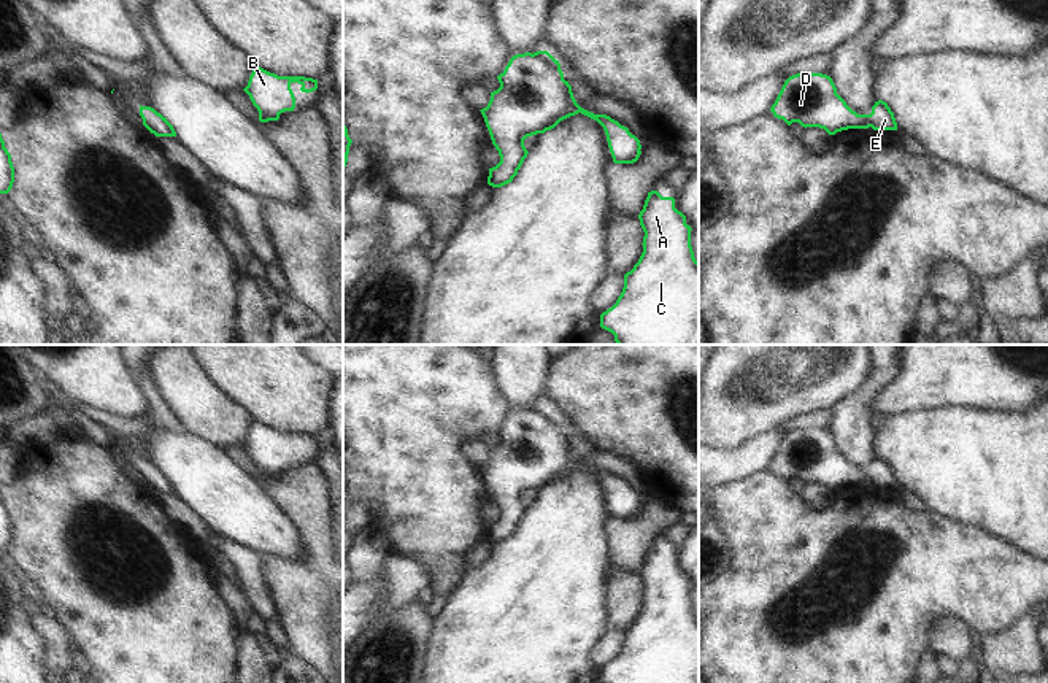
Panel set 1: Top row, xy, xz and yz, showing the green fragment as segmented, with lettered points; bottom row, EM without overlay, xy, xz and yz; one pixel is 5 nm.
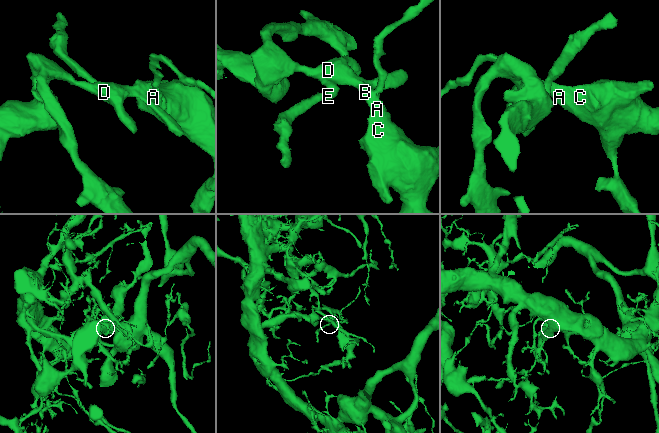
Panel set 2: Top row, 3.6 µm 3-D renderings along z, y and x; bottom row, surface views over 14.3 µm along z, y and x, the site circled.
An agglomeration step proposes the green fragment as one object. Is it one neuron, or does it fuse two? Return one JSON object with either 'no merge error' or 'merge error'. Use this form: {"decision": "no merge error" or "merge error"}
{"decision": "no merge error"}

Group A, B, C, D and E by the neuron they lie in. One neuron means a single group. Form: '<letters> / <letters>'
A B C D E

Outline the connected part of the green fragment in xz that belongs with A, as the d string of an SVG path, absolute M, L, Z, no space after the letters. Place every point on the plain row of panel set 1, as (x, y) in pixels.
M651 546L638 575L645 588L643 608L624 631L624 643L616 659L600 670L600 683L699 683L699 618L691 602L692 585L686 580L686 572L675 564L673 553Z

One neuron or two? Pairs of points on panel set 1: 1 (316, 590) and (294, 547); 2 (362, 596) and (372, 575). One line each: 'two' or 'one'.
1: two
2: two

